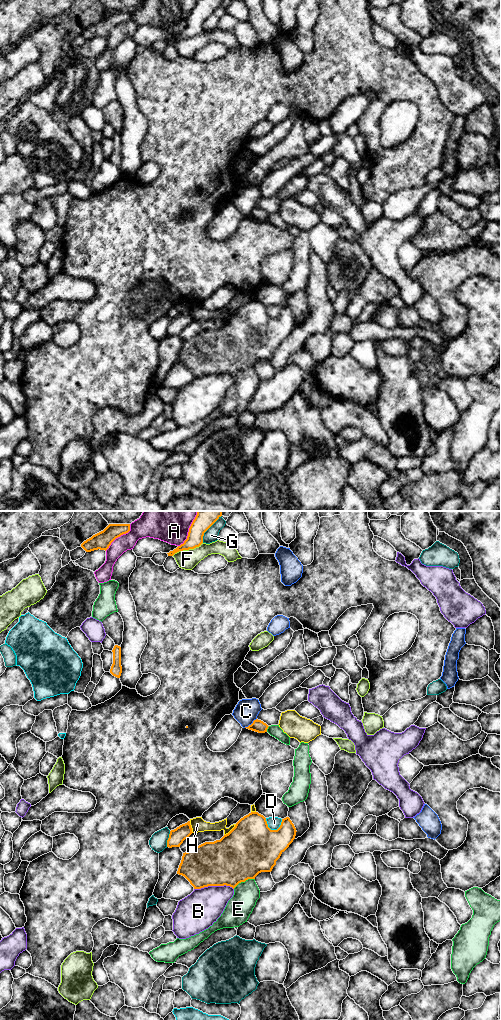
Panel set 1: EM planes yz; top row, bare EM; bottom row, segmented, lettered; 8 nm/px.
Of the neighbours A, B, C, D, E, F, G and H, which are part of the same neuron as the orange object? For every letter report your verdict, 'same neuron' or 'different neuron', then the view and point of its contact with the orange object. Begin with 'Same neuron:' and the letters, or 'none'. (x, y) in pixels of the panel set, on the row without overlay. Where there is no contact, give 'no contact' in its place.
Same neuron: none
A: different neuron; meets orange in yz at (189, 18)
B: different neuron; meets orange in yz at (213, 373)
C: different neuron; meets orange in yz at (251, 212)
D: different neuron; meets orange in yz at (272, 318)
E: different neuron; meets orange in yz at (243, 369)
F: different neuron; meets orange in yz at (187, 37)
G: different neuron; meets orange in yz at (208, 16)
H: different neuron; meets orange in yz at (231, 318)

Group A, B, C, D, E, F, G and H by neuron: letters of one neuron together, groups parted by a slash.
A / B / C / D / E / F / G / H

